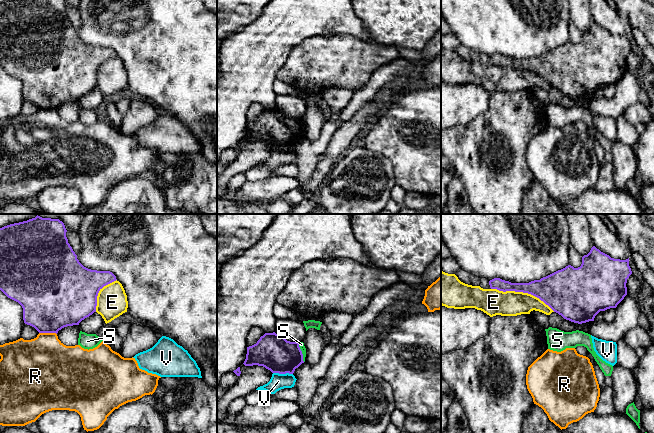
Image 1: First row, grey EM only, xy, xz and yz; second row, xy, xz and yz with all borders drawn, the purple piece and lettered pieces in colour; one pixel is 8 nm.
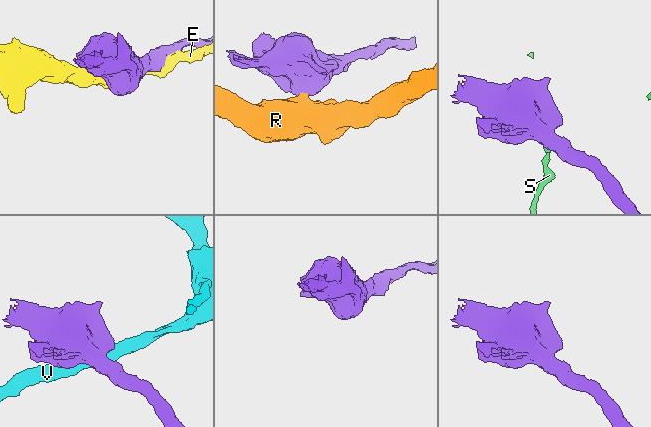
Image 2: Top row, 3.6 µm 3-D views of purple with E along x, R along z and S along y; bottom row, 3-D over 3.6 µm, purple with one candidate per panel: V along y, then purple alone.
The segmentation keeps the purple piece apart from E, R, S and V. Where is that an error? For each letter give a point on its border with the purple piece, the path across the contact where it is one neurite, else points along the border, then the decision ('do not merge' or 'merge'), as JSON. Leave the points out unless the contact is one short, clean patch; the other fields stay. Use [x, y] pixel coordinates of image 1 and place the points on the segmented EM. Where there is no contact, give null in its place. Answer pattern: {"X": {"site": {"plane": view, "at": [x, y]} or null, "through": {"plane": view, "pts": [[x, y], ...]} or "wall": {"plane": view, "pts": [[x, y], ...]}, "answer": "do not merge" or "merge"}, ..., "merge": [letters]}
{"E": {"site": {"plane": "yz", "at": [523, 292]}, "answer": "do not merge"}, "R": {"site": {"plane": "xy", "at": [48, 332]}, "wall": {"plane": "xy", "pts": [[39, 332], [54, 332], [56, 334]]}, "answer": "do not merge"}, "S": {"site": {"plane": "xz", "at": [301, 352]}, "wall": {"plane": "xz", "pts": [[299, 342], [299, 348], [304, 361]]}, "answer": "do not merge"}, "V": {"site": {"plane": "xz", "at": [283, 373]}, "wall": {"plane": "xz", "pts": [[273, 372], [292, 374]]}, "answer": "do not merge"}, "merge": []}

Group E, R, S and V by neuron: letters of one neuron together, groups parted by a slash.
E / R / S / V

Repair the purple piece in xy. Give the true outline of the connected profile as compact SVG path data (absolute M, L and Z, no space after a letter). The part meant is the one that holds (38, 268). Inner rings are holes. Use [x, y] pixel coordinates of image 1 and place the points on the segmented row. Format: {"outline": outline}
{"outline": "M36 216L27 221L0 228L0 290L23 308L24 323L39 333L58 333L64 327L79 325L96 312L97 296L106 285L116 281L110 271L97 271L84 267L66 237L66 228L59 219Z"}

